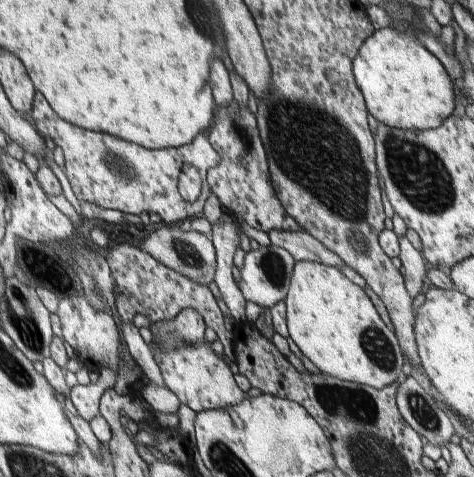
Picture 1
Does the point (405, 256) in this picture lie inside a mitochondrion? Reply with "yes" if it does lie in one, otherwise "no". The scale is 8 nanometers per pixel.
no

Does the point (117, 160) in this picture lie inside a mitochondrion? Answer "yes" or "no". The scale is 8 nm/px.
yes

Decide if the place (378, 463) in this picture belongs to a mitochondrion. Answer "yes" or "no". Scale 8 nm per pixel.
yes

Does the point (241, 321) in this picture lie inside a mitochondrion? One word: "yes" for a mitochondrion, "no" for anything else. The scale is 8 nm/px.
no

